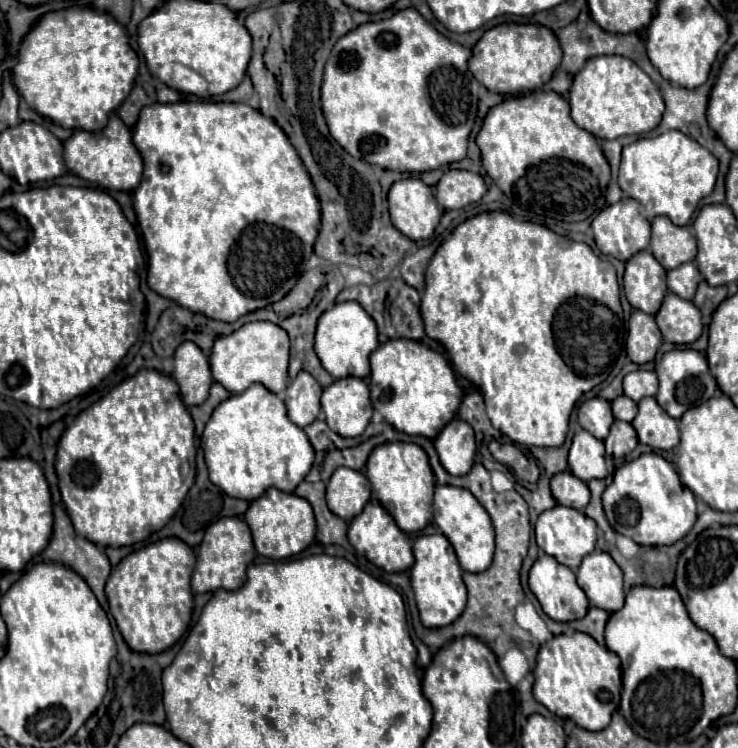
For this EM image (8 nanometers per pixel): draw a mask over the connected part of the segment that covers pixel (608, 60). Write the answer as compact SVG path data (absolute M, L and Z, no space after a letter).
M621 55L591 57L573 79L569 105L573 121L597 139L617 139L621 135L649 133L659 125L665 111L659 87L643 69Z

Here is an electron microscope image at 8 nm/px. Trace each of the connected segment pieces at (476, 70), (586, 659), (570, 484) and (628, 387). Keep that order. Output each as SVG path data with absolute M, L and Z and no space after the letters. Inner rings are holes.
M509 23L485 31L485 35L473 47L469 71L489 91L501 95L517 95L543 87L555 73L557 65L561 63L561 57L563 57L561 45L547 27L533 23L527 25Z
M575 631L573 635L557 635L547 641L536 660L533 695L539 703L587 731L601 731L609 725L613 711L619 707L621 691L621 661L613 651L601 647L587 633Z
M569 471L557 473L551 479L551 493L557 499L557 503L565 505L565 507L585 509L585 505L589 503L587 485L579 477L573 477L573 473L569 473Z
M639 369L639 371L625 375L623 393L639 403L643 397L655 397L657 385L659 385L659 381L657 381L657 375L653 371Z

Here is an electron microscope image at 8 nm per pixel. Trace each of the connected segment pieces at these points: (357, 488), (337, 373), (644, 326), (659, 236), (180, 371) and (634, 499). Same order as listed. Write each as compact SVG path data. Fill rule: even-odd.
M339 467L331 481L327 483L327 505L331 513L337 513L341 519L351 521L361 513L371 497L371 485L367 477L349 467Z
M345 301L337 303L329 311L325 311L319 319L317 333L315 333L315 349L323 363L323 367L335 377L359 377L365 379L369 369L369 355L379 347L377 339L377 325L373 317L357 303L357 301Z
M635 311L629 319L627 357L637 365L645 365L655 359L659 345L661 345L661 331L655 323L655 317Z
M655 217L651 223L651 253L667 271L675 269L695 259L695 237L685 227L673 225L667 217Z
M185 341L177 347L173 379L177 381L181 399L187 407L201 405L207 399L213 377L209 369L209 359L195 343Z
M655 453L641 455L615 471L613 483L603 493L603 511L617 533L639 545L673 545L691 531L697 519L693 493L681 483L675 467Z

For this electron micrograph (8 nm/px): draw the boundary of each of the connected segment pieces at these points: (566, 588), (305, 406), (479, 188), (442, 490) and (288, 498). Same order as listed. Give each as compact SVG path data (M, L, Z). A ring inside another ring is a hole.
M539 555L539 559L535 561L535 565L529 571L529 587L535 593L537 601L541 603L541 609L545 611L547 617L551 617L553 621L575 621L575 619L583 619L589 611L589 599L585 595L585 591L577 585L575 581L575 573L557 563L553 557L549 555Z
M299 373L295 377L295 381L287 387L285 405L289 411L289 419L295 425L305 427L319 417L319 413L321 413L321 403L319 403L321 391L323 391L321 385L309 373Z
M449 169L435 187L435 197L441 209L461 209L469 203L479 201L487 191L485 179L471 171Z
M437 485L435 499L433 499L433 517L441 533L453 545L457 563L461 565L463 571L483 573L485 569L489 569L495 551L495 533L491 525L491 517L467 489L453 487L453 485Z
M267 489L259 499L251 501L245 521L253 533L257 553L269 559L287 559L307 549L315 539L315 517L309 501L295 493L283 493L279 489Z

